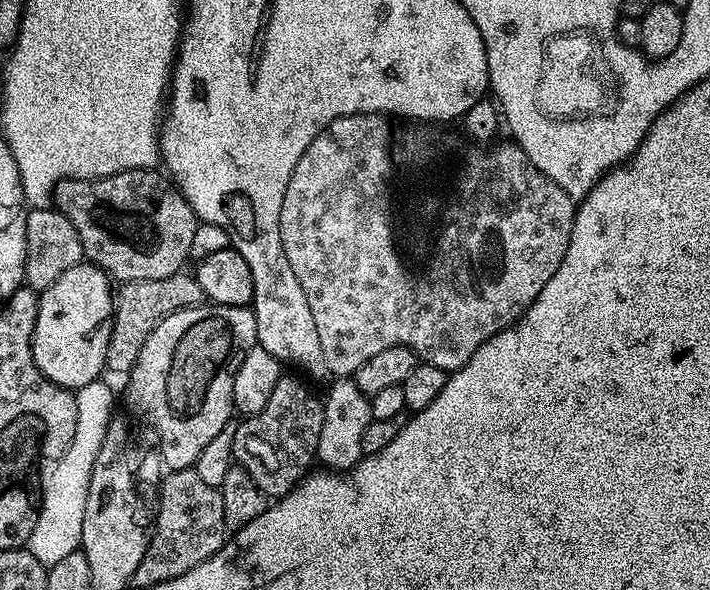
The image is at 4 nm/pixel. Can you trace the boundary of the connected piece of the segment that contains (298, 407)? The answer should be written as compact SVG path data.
M288 374L281 375L274 394L270 394L270 402L258 414L245 416L236 424L232 459L250 474L265 496L285 496L313 467L323 425L321 397L316 397L302 381Z

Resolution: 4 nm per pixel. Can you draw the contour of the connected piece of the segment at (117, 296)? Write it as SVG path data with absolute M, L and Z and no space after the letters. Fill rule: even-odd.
M181 270L170 274L170 278L158 278L157 280L130 280L121 283L114 292L112 306L112 329L106 346L104 367L110 373L131 372L136 363L138 354L146 342L146 338L162 322L164 316L174 314L183 308L193 308L205 303L206 297L202 286L198 286L195 275Z

